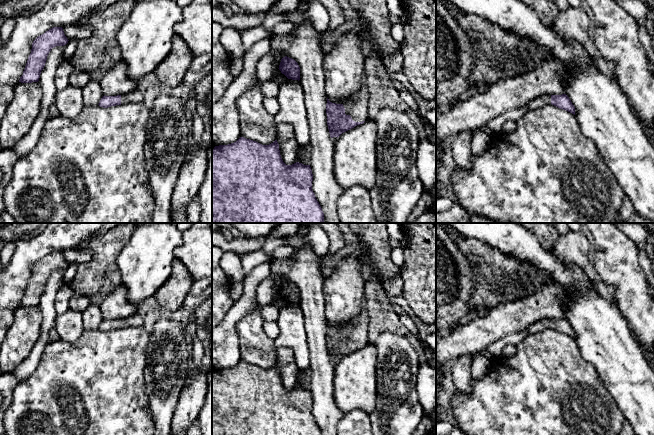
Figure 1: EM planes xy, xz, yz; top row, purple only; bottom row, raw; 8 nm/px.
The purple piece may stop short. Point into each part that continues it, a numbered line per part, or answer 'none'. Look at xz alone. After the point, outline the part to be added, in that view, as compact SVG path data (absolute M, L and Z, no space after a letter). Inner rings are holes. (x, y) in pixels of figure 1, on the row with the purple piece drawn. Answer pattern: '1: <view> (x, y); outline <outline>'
1: xz (356, 106); outline M365 74L360 90L344 101L343 106L345 114L350 115L353 121L362 122L368 119L368 90Z

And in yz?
1: yz (541, 101); outline M543 95L530 101L525 107L528 111L535 110L543 107L547 104L551 104L551 95Z

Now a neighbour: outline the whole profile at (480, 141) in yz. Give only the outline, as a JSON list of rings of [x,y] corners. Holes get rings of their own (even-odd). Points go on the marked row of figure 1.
[[[480,128],[473,129],[472,132],[472,152],[475,155],[482,155],[490,144],[491,136]]]

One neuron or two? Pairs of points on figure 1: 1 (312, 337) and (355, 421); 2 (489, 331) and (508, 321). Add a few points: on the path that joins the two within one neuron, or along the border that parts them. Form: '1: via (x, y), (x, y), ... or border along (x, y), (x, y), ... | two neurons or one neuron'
1: border along (344, 414), (337, 424) | two neurons
2: via (494, 326), (498, 322), (503, 321) | one neuron

